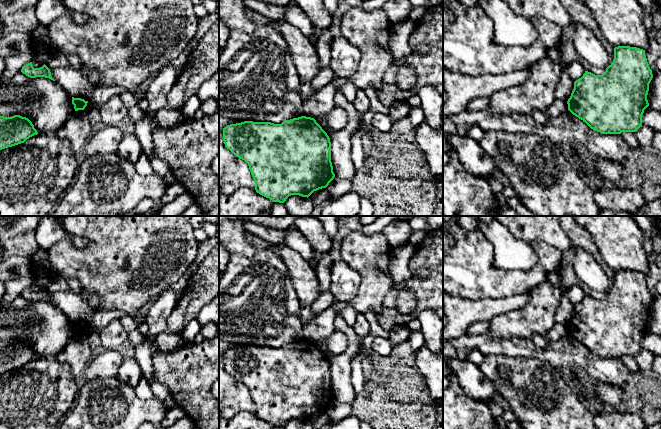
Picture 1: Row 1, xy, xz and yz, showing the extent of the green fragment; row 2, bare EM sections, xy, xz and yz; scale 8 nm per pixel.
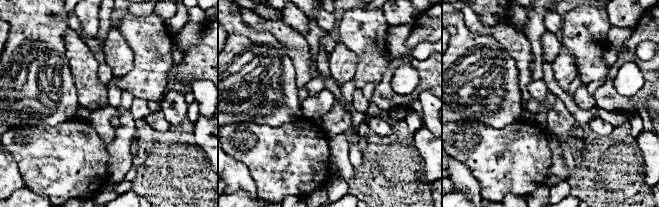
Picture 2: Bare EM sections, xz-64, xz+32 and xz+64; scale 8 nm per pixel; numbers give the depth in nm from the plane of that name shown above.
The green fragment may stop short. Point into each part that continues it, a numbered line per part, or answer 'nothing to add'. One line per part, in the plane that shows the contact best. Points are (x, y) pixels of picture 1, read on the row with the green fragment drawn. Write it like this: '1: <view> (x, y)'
nothing to add

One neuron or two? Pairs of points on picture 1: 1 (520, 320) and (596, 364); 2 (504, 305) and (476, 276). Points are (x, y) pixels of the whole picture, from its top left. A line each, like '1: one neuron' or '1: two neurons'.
1: two neurons
2: two neurons

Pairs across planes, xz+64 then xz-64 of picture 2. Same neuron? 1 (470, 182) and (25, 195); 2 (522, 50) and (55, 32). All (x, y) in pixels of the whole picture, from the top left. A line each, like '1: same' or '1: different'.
1: different
2: different

